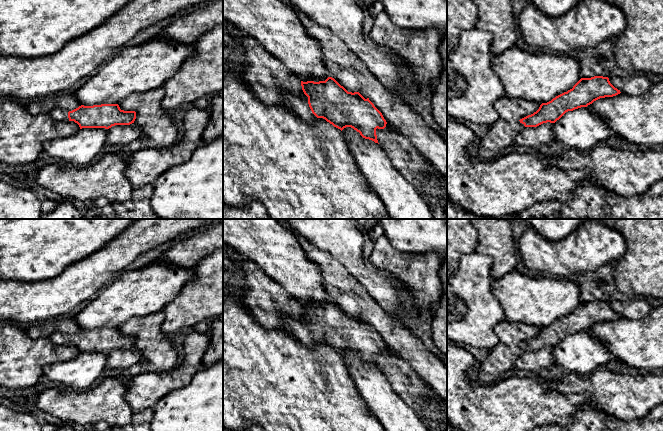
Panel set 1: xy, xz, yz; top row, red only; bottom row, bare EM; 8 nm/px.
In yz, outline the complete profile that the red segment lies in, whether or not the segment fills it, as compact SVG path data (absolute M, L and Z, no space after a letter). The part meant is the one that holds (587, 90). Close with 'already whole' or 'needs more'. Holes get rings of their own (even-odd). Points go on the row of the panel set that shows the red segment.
M608 77L581 78L572 89L547 103L542 103L536 112L519 121L525 127L537 127L547 122L555 123L568 111L587 107L600 98L613 97L620 93Z; already whole

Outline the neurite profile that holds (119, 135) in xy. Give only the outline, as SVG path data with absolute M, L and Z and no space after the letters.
M136 123L130 125L115 125L108 129L106 145L128 145L137 140L142 134L142 127Z

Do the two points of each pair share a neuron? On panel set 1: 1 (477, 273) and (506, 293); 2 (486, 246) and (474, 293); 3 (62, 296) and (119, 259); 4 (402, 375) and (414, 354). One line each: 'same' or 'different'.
1: different
2: different
3: same
4: different

